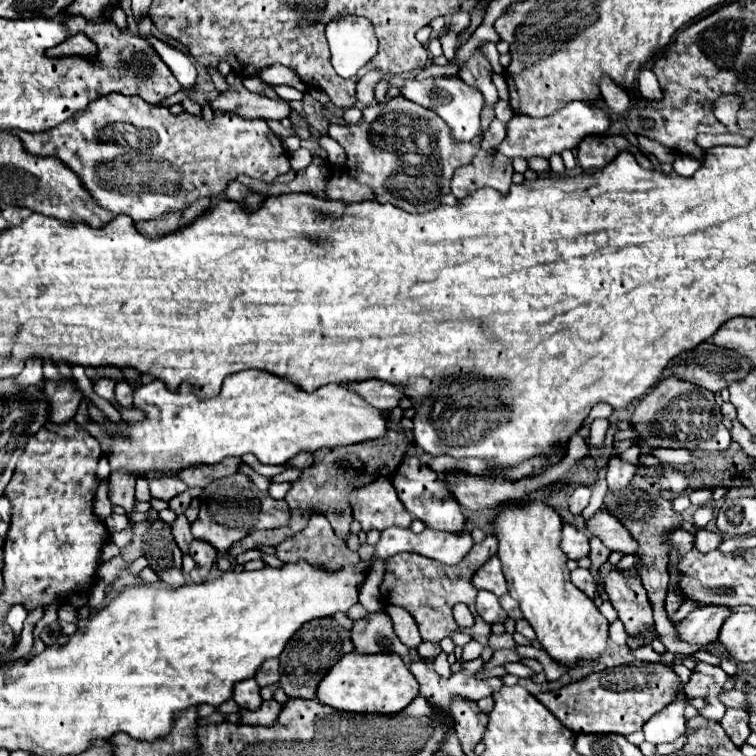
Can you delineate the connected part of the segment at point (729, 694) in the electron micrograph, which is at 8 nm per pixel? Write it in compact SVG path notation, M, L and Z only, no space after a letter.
M730 689L730 691L722 691L718 695L718 699L726 705L726 707L734 707L734 709L744 709L744 693L738 689Z

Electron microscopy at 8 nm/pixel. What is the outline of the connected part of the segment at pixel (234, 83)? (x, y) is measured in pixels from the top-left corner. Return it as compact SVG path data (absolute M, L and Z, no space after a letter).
M231 71L226 75L228 89L212 101L212 109L224 109L228 113L240 113L240 117L260 117L260 119L284 119L290 115L292 107L284 99L268 99L250 93L241 83L242 79Z

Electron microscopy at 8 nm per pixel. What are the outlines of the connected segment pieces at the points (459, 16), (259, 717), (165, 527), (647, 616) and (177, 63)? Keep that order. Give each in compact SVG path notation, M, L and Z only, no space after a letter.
M456 11L450 19L450 31L454 31L454 33L462 33L468 25L470 25L468 11Z
M274 699L264 701L258 711L242 709L240 711L240 723L244 723L244 725L272 725L276 721L280 709L282 709L282 705L276 703Z
M156 519L142 539L144 557L148 559L148 567L160 575L170 587L184 585L182 575L182 551L178 549L170 525L162 519Z
M612 569L604 579L604 589L628 635L640 633L644 625L654 625L652 605L640 577L624 577L618 569Z
M146 35L148 41L152 43L152 47L158 51L158 55L162 57L162 61L170 67L170 71L174 73L174 77L180 81L180 87L184 91L192 89L196 83L196 69L192 65L192 61L186 57L186 53L182 53L180 49L172 47L170 43L154 37L154 35Z

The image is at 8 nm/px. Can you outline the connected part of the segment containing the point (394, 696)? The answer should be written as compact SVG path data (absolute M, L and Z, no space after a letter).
M348 653L336 663L328 675L318 685L318 699L338 711L352 713L380 713L392 715L400 713L400 709L408 707L412 699L418 695L420 685L408 665L396 653L380 653L380 655L360 655Z

